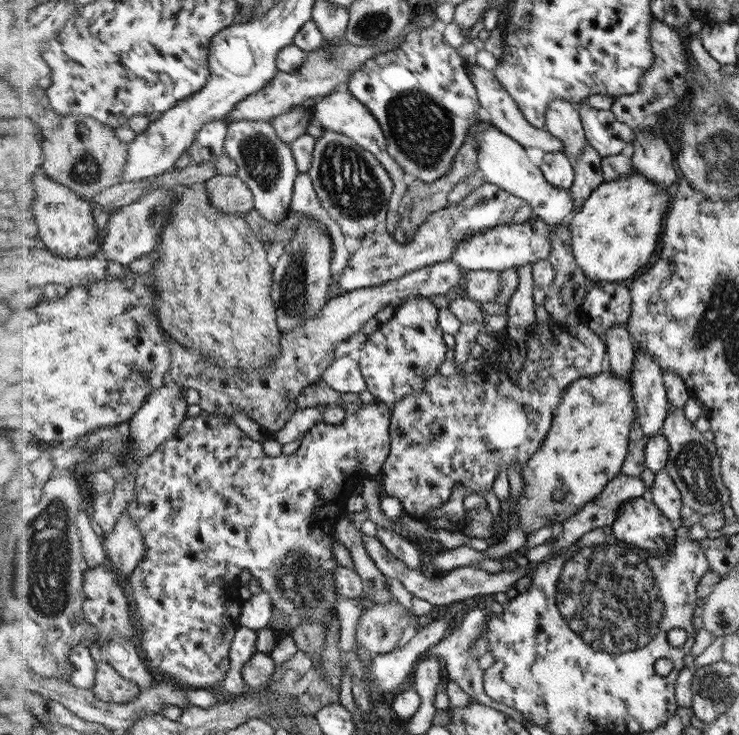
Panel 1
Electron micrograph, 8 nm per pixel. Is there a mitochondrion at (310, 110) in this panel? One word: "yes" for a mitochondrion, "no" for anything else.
no

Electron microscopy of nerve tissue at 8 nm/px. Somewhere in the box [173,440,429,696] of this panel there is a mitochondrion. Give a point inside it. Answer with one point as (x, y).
(298, 575)

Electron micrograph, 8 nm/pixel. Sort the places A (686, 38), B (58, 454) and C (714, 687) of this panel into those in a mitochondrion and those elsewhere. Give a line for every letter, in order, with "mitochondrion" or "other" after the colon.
A: other
B: other
C: mitochondrion

